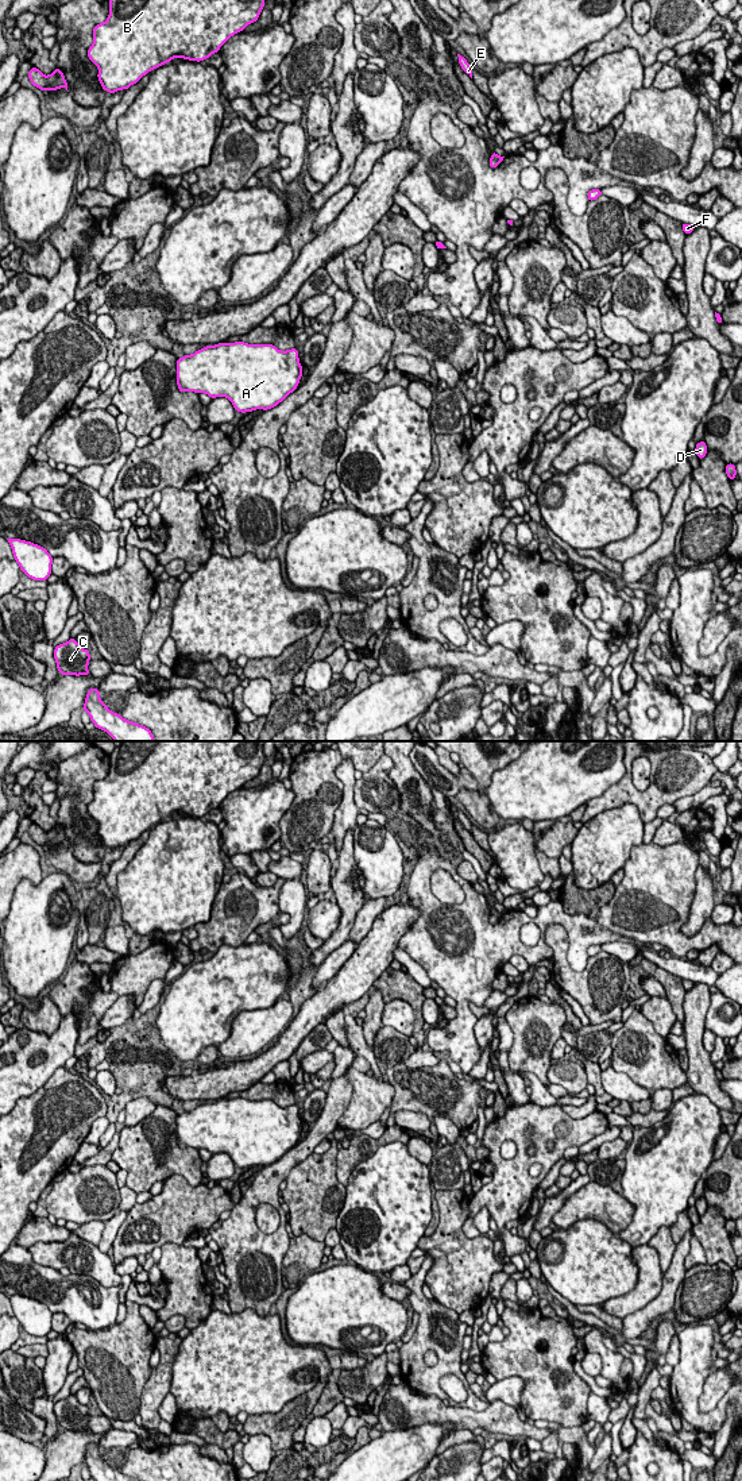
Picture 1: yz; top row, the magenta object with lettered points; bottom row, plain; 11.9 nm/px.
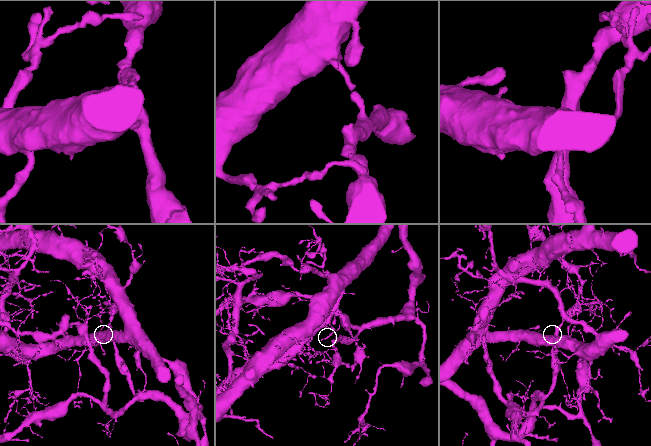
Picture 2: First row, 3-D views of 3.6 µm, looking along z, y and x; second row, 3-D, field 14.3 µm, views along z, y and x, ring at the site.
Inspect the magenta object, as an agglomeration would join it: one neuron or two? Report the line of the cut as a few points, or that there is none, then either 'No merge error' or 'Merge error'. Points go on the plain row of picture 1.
Split along yz (491, 913), (499, 918). Merge error

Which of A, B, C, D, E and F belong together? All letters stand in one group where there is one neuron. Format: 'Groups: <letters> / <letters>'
Groups: A B / C D E F

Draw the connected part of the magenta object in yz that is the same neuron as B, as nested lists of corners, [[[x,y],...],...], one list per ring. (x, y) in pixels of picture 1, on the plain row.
[[[121,741],[109,755],[109,772],[93,784],[89,815],[98,824],[97,834],[108,849],[128,845],[150,826],[179,813],[201,818],[217,809],[228,794],[256,778],[264,763],[264,741]]]

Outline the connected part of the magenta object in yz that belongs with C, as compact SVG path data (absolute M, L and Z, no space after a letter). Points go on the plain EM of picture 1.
M72 1395L54 1404L54 1415L61 1431L90 1431L88 1427L90 1411L89 1405L78 1401L76 1395Z

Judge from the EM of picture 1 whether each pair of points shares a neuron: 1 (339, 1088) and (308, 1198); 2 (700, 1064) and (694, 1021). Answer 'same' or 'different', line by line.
1: different
2: same

